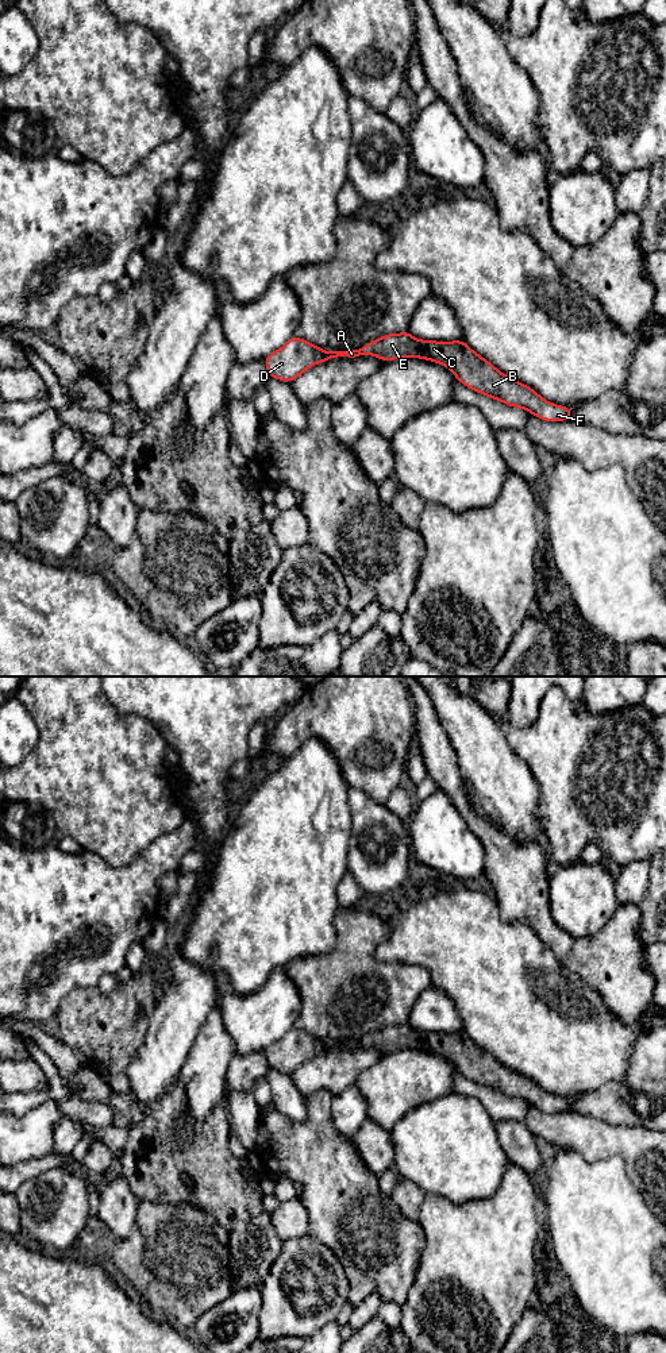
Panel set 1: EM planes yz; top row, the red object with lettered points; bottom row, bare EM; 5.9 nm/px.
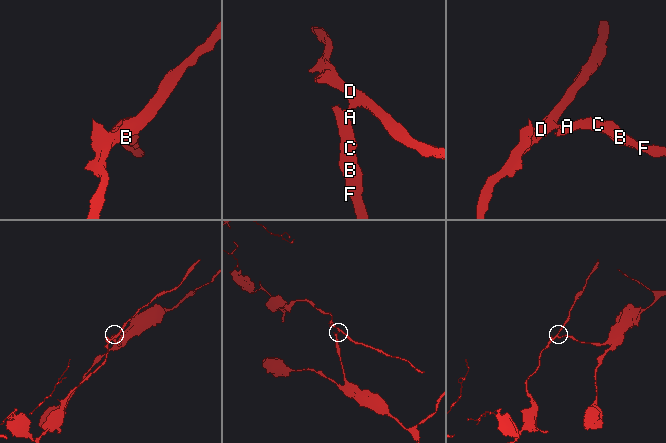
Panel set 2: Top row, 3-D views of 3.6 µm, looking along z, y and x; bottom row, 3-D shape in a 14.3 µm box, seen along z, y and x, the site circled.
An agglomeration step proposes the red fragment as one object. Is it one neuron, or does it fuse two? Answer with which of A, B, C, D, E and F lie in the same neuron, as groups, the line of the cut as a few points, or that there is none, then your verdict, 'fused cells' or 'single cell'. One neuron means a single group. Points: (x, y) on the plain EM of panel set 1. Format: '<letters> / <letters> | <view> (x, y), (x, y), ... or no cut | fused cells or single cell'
A B C E F / D | yz (323, 1043), (320, 1052) | fused cells

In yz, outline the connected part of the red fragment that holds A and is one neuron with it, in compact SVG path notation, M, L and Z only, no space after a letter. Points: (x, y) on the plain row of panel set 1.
M408 1022L388 1025L359 1041L323 1042L322 1053L349 1048L374 1046L384 1053L399 1049L420 1049L447 1059L469 1080L498 1091L513 1099L524 1099L531 1106L550 1114L571 1111L569 1098L546 1092L530 1078L503 1065L490 1053L473 1042L463 1032L419 1032Z

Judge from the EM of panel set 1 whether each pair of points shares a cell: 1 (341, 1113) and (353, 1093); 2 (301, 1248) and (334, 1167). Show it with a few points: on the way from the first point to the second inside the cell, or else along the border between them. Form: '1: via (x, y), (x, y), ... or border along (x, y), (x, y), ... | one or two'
1: via (346, 1107), (353, 1098) | one
2: border along (308, 1233), (334, 1253) | two

